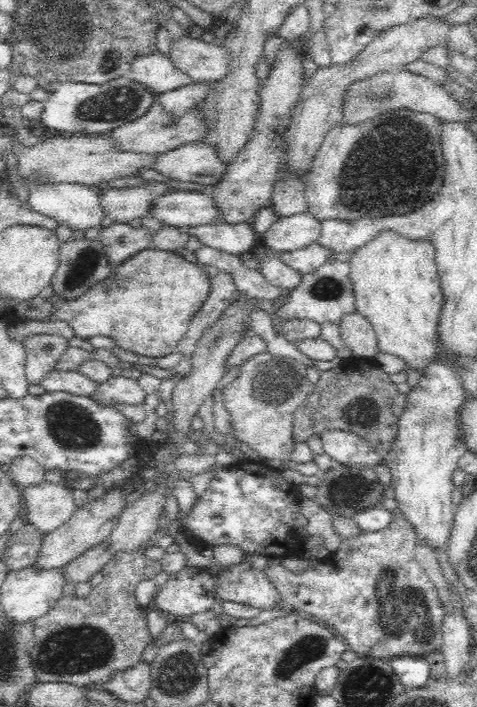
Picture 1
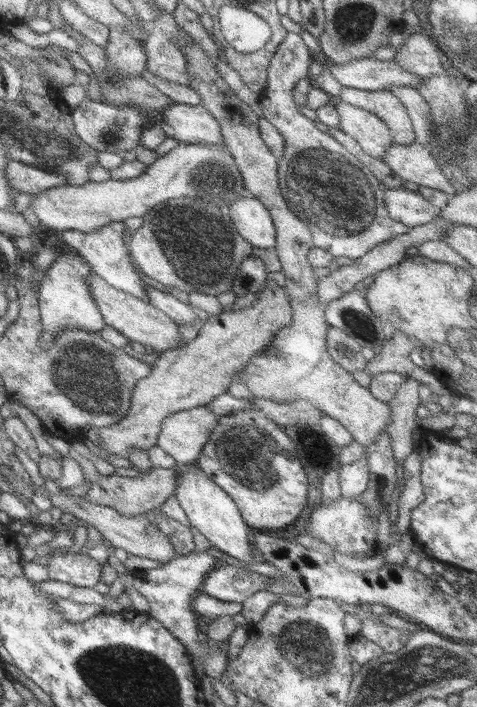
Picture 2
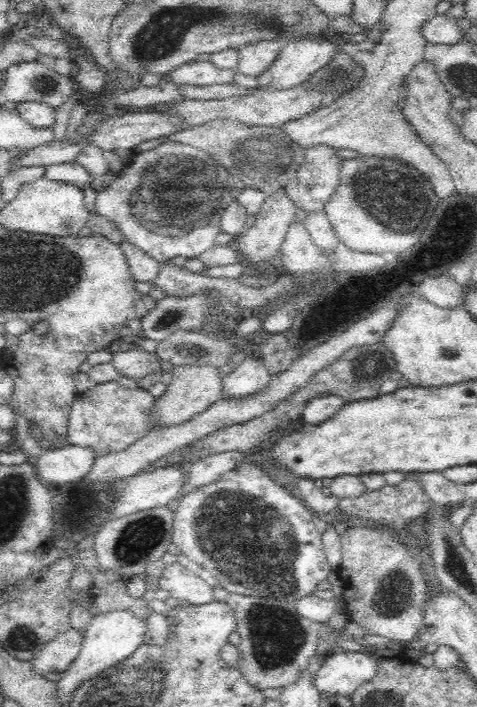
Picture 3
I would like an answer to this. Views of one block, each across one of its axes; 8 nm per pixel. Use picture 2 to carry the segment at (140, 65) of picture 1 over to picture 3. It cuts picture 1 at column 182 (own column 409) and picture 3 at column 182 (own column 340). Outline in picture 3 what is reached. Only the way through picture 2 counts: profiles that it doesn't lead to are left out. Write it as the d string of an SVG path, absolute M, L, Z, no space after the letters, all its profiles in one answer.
M196 61L176 68L165 79L172 80L176 85L213 86L234 83L236 69L222 70L210 61Z

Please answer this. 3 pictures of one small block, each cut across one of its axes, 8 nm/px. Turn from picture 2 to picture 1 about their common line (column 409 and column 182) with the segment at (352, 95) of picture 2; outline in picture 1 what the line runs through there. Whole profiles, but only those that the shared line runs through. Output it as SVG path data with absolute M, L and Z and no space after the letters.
M156 102L140 118L123 124L109 133L117 152L136 152L143 156L158 156L179 148L187 143L196 143L205 138L206 121L200 117L200 109L192 107L188 109L181 119L172 119L168 112L164 111L162 104Z

